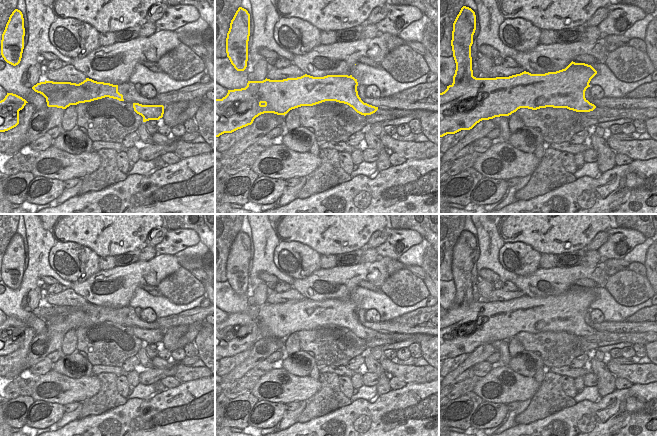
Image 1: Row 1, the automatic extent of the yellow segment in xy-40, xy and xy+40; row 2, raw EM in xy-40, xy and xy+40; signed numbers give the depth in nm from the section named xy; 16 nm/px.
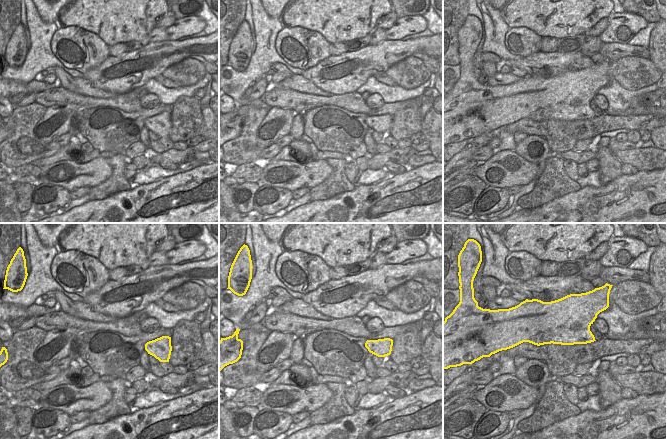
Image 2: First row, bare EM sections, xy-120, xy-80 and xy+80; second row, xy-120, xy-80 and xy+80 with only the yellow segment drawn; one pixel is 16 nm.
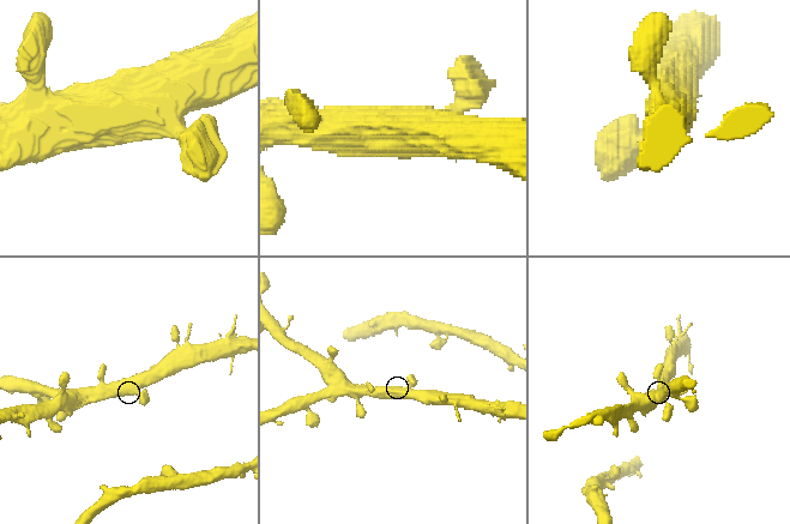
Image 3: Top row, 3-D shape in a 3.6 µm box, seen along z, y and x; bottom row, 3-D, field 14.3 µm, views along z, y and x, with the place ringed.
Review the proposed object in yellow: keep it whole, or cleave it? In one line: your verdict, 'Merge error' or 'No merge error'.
No merge error

